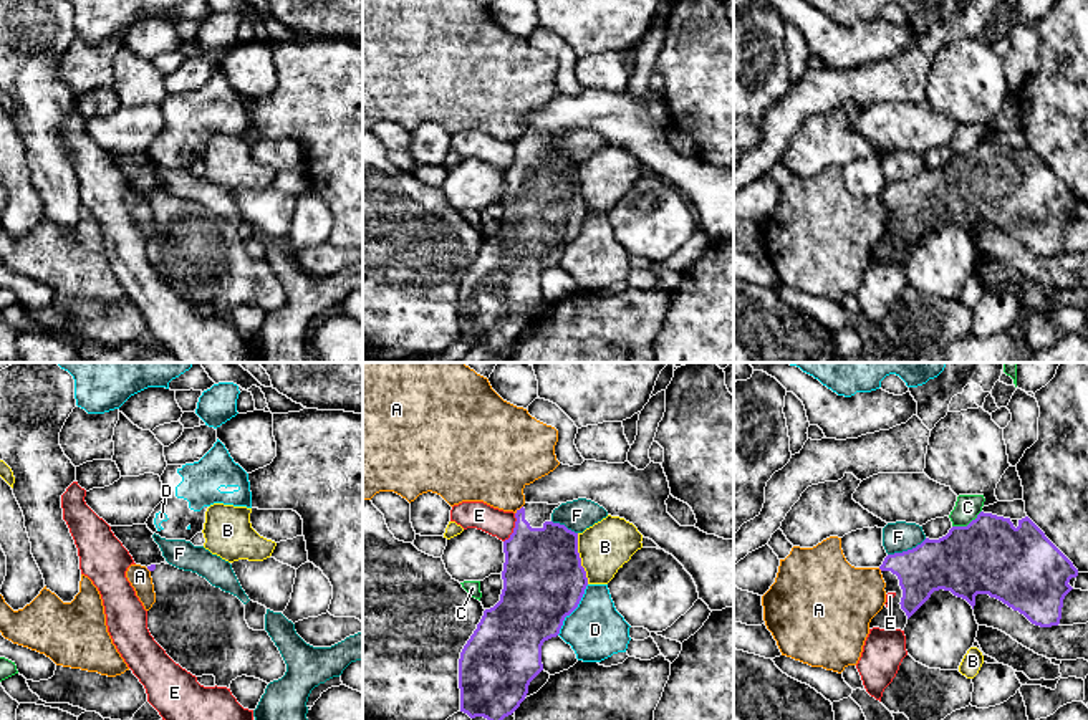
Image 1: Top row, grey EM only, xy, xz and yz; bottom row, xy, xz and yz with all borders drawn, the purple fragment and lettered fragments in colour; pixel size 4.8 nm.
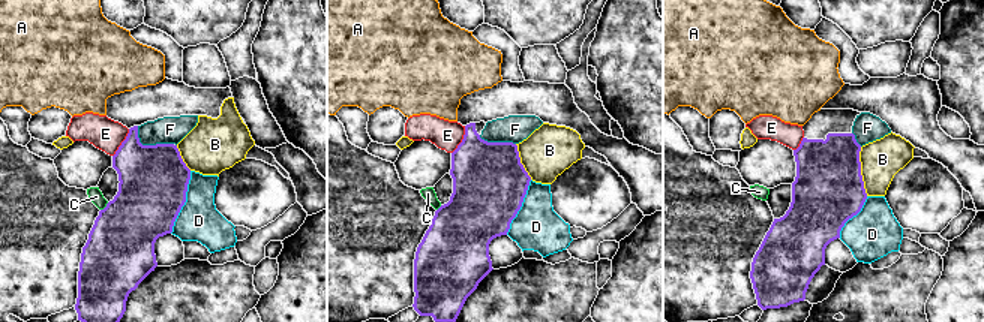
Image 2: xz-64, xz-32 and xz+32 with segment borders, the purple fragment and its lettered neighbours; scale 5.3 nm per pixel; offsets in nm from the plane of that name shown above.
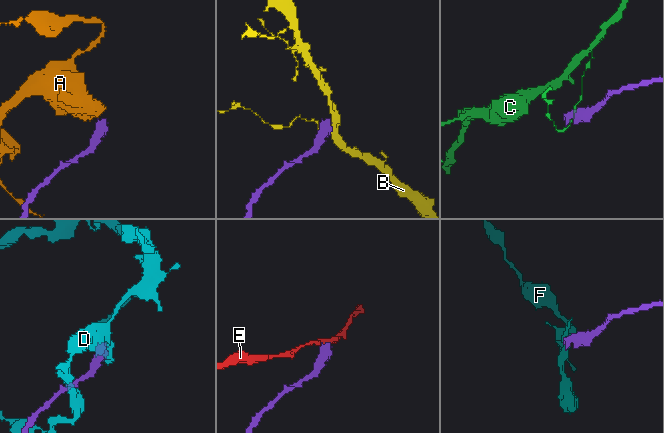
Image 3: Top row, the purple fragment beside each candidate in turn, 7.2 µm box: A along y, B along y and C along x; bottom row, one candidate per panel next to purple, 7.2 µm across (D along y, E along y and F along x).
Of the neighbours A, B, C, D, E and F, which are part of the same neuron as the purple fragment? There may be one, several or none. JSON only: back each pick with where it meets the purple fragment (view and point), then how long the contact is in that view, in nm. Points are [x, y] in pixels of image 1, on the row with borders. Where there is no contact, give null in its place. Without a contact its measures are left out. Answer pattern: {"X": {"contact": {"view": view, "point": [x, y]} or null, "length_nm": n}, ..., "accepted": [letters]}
{"accepted": []}

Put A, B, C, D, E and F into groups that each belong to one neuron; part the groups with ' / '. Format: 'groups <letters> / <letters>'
groups A / B / C / D / E / F

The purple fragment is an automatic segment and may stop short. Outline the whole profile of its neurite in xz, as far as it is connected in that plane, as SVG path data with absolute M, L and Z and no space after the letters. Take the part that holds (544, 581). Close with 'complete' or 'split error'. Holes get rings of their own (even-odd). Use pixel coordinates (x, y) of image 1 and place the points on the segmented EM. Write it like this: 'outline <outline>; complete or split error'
outline M525 503L515 513L513 533L503 541L500 601L484 611L459 659L460 712L470 718L503 720L520 707L530 682L543 670L543 642L560 634L565 617L585 594L588 578L578 553L578 533L551 521L560 505Z; split error

